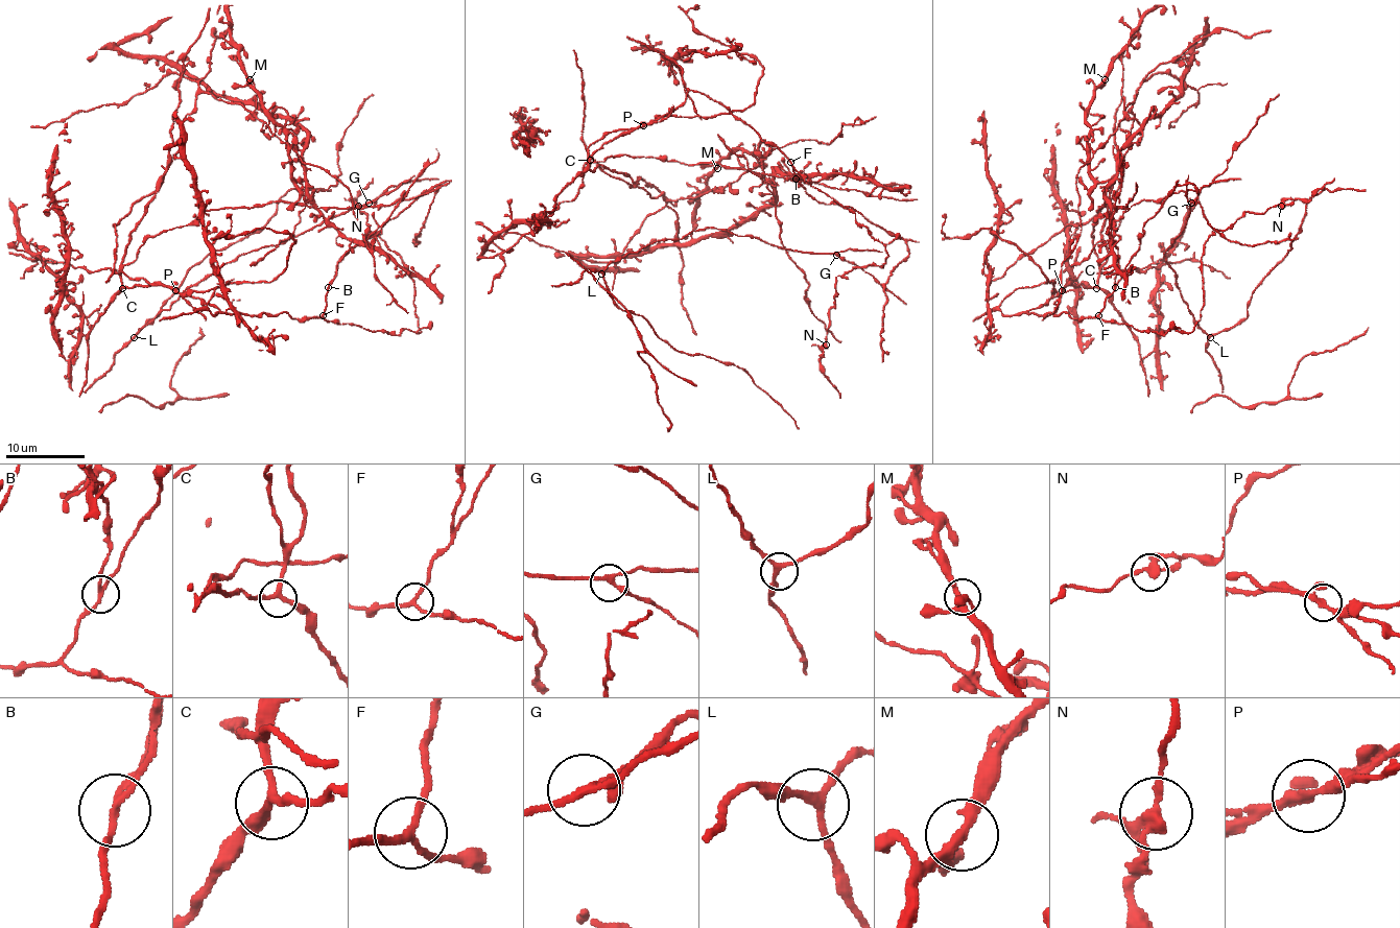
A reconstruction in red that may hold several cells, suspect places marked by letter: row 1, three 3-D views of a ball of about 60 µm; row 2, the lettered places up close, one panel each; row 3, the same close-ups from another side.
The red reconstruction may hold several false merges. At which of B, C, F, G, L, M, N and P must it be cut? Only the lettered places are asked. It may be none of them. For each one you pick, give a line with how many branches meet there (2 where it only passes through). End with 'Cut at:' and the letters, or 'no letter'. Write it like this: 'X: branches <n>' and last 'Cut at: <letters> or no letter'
B: branches 3
P: branches 3
Cut at: B, P

